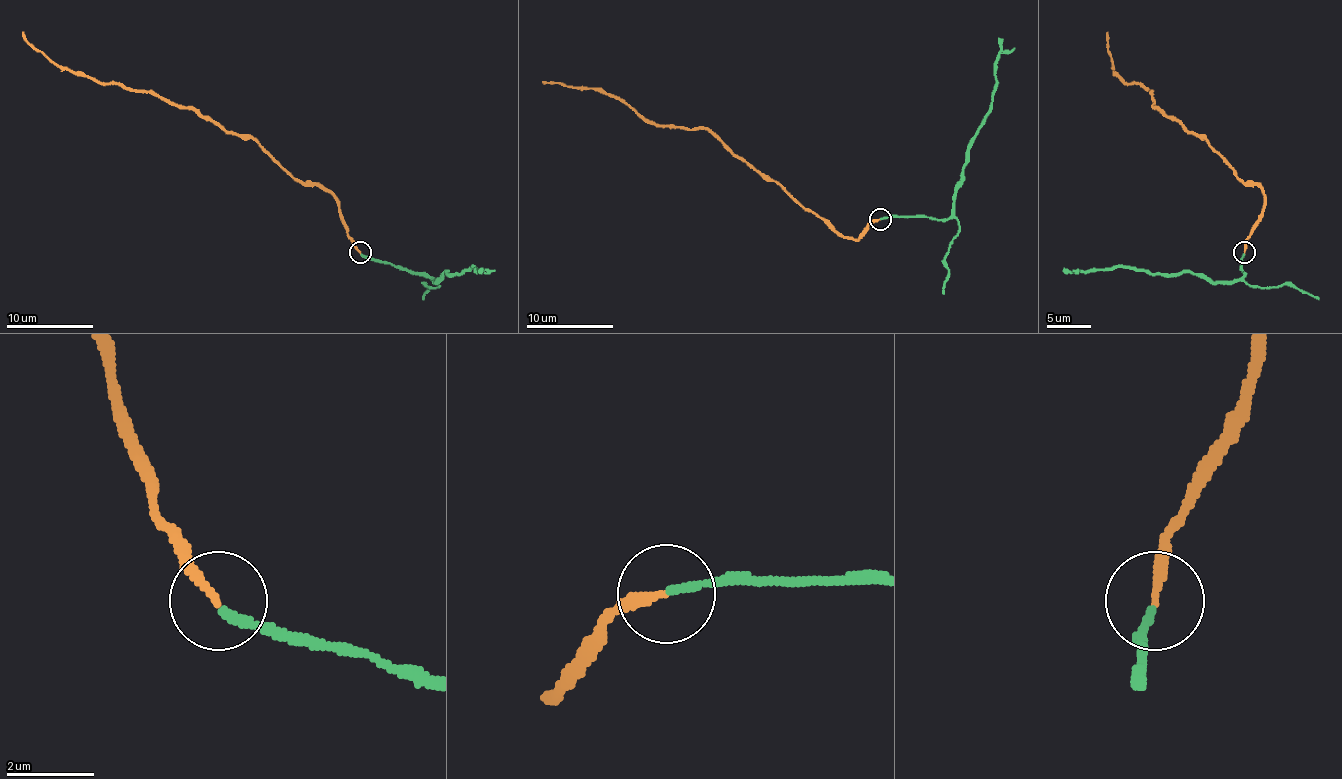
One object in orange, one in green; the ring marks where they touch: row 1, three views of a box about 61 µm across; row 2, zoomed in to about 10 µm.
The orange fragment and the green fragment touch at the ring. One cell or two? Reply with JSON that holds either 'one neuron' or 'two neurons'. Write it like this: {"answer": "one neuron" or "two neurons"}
{"answer": "one neuron"}

